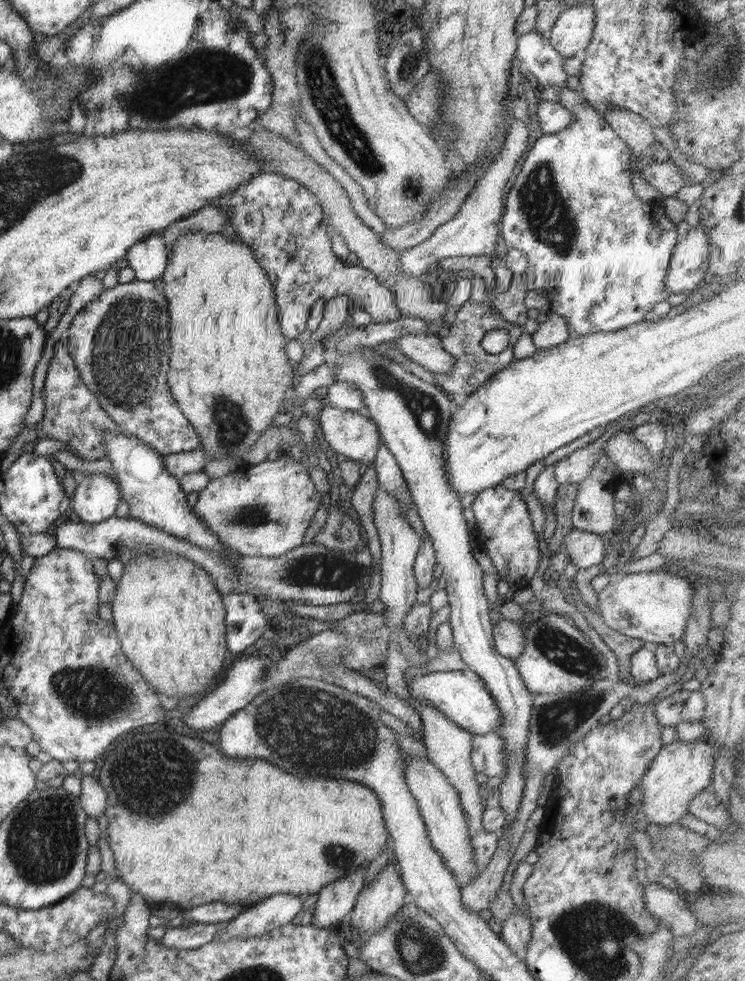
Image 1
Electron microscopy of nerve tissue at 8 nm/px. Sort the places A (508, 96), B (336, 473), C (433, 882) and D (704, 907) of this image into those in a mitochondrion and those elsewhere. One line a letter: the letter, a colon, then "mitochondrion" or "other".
A: other
B: other
C: other
D: other

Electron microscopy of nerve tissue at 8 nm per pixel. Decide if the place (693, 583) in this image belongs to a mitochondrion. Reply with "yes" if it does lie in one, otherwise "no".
no

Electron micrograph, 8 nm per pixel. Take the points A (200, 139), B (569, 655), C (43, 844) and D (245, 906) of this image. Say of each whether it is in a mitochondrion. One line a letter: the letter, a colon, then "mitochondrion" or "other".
A: other
B: mitochondrion
C: mitochondrion
D: other

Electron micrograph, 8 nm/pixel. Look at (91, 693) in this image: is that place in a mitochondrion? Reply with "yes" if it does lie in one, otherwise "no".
yes

